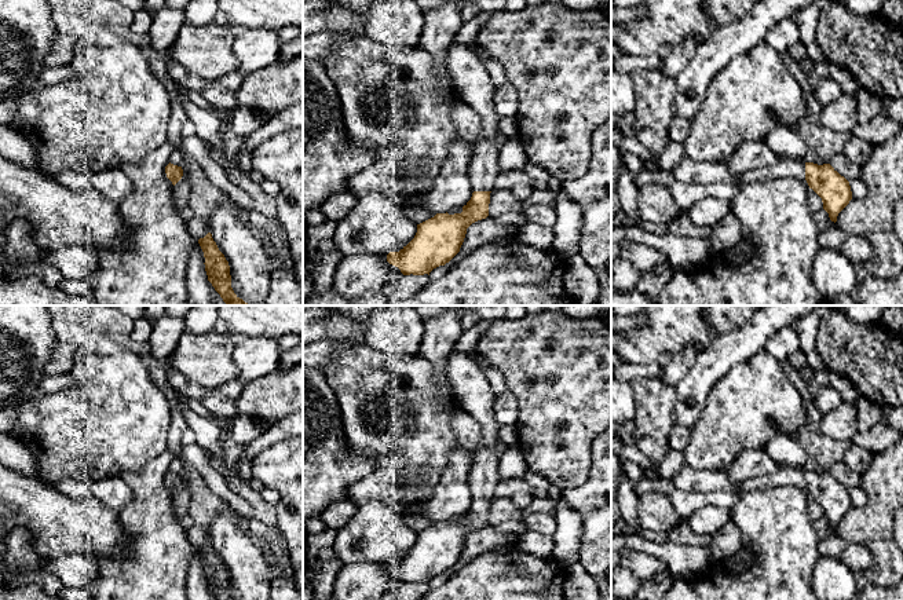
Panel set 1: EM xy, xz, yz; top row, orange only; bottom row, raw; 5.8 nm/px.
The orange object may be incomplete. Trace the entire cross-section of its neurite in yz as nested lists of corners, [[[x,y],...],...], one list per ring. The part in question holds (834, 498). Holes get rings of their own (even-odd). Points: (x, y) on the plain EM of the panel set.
[[[684,465],[680,472],[670,478],[673,486],[681,491],[710,493],[736,491],[746,493],[774,486],[805,487],[823,511],[823,517],[831,530],[837,530],[838,522],[852,508],[849,490],[830,472],[818,473],[790,467],[779,467],[772,475],[758,476],[741,484],[732,484],[728,475],[721,471],[698,471]]]

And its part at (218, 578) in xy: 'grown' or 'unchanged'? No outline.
unchanged

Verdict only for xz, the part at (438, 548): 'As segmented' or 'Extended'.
Extended

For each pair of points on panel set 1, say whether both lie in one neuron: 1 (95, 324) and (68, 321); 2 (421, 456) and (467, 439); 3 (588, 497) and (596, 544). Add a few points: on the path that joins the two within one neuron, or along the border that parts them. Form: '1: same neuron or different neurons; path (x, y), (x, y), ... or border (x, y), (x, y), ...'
1: same neuron; path (88, 321), (75, 321)
2: different neurons; border (463, 410), (452, 419), (452, 430), (459, 443)
3: same neuron; path (592, 508), (596, 512), (596, 533)

